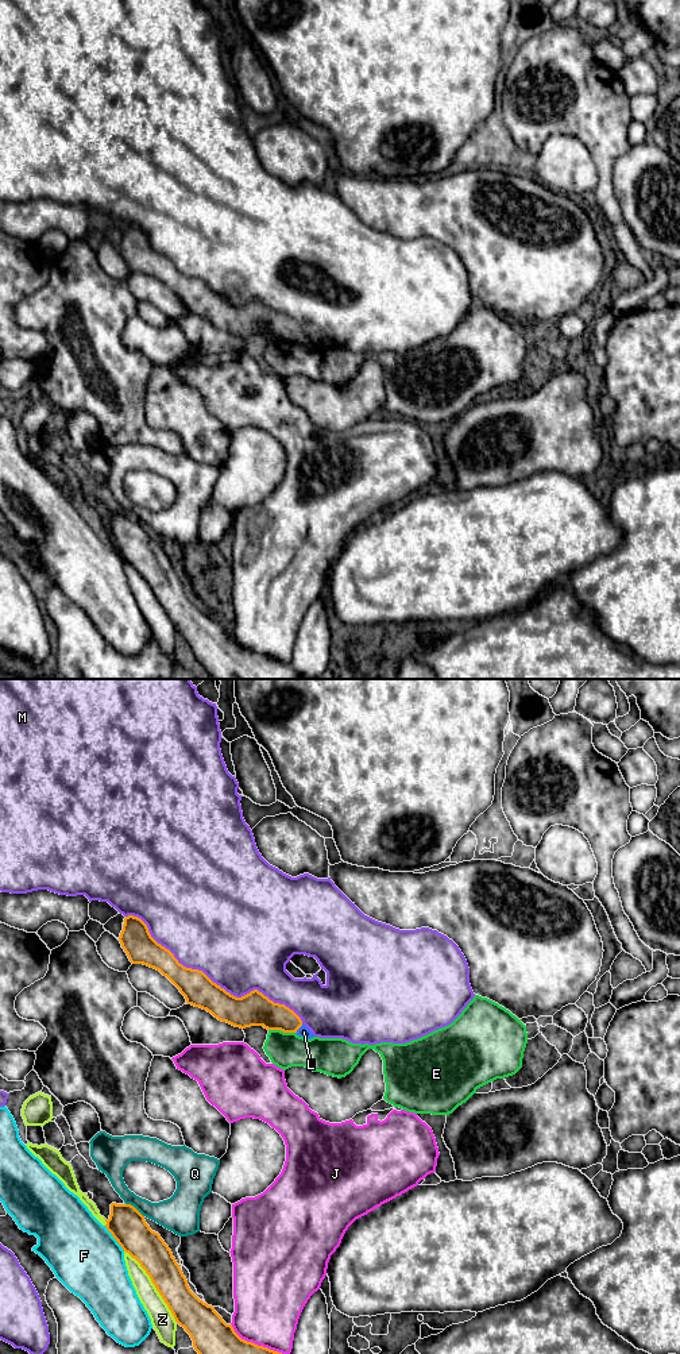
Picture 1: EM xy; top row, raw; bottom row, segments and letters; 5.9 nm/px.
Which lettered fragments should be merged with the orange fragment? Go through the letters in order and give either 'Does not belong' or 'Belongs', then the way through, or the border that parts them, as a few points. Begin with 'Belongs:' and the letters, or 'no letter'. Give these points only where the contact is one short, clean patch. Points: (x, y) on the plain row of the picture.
Belongs: L
E: Does not belong
F: Does not belong
J: Does not belong
L: Belongs. Path across: xy (261, 320), (284, 327), (298, 336), (304, 340)
M: Does not belong
Q: Does not belong
Z: Does not belong

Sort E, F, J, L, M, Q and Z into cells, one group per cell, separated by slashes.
E / F / J / L / M / Q / Z

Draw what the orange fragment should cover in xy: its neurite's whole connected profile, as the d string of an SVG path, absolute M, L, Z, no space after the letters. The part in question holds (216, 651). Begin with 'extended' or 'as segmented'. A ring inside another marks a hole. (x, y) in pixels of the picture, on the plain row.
as segmented; M111 513L107 539L121 558L135 567L150 585L157 599L167 613L175 630L185 637L193 649L194 659L212 679L300 679L287 664L242 648L215 620L215 616L200 609L189 597L179 574L161 544L150 537L144 525L131 513Z

